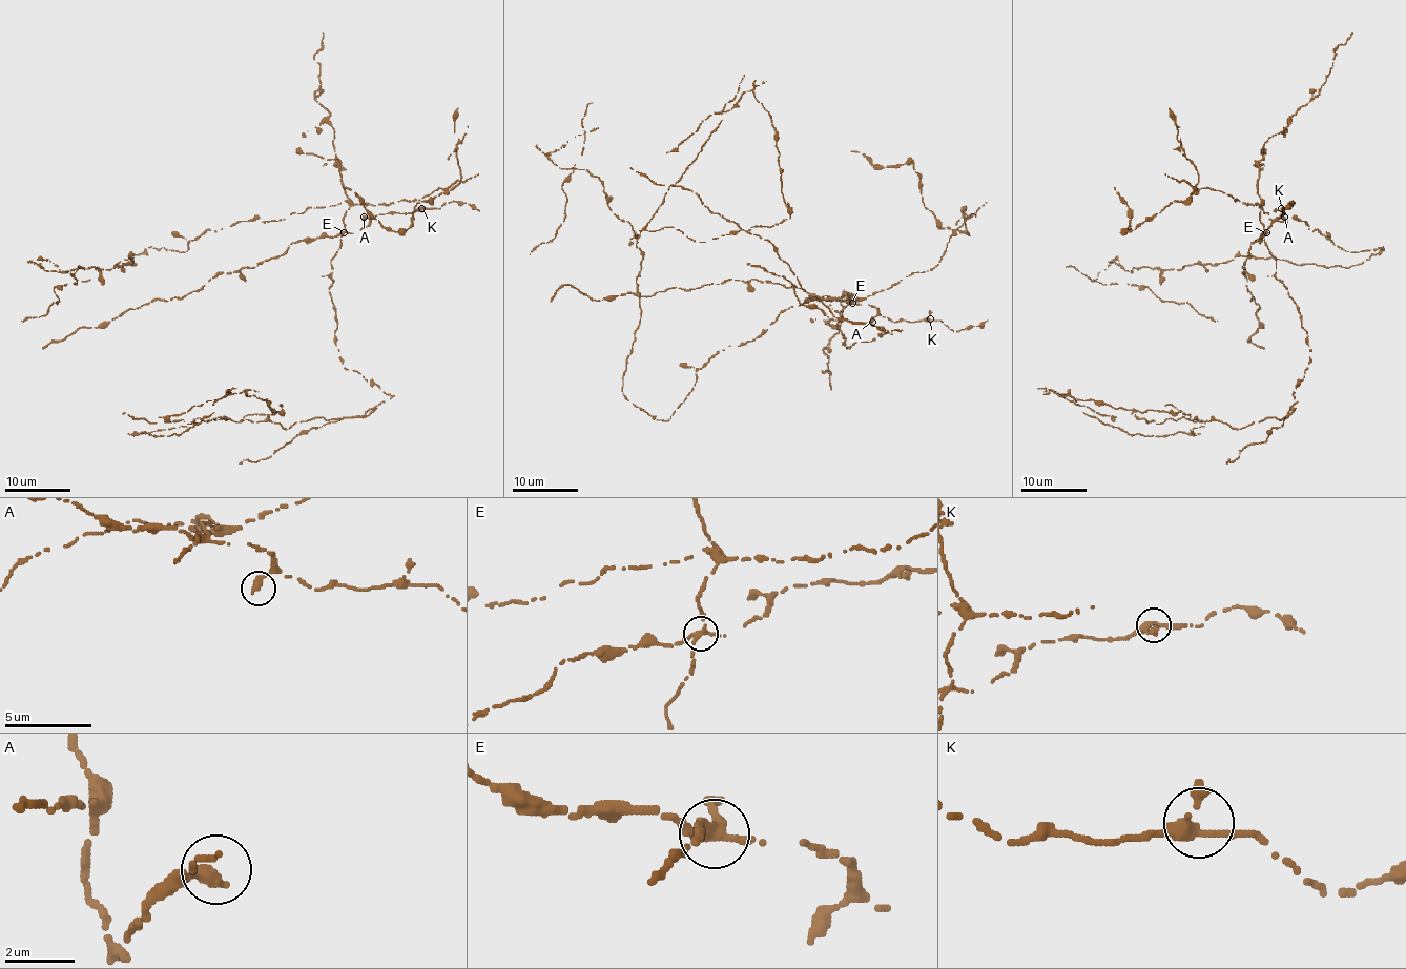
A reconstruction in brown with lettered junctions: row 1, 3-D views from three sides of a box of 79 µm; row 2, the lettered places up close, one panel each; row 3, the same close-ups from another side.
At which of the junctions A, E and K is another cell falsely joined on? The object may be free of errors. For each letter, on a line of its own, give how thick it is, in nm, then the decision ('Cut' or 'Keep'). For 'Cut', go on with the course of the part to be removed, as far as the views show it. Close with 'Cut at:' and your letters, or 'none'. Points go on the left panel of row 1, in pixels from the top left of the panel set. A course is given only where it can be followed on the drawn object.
A: Thickness 400 nm. Keep
E: Thickness 260 nm. Cut. Course of the part to remove: (344, 232), (344, 200), (119, 267), (133, 258), (41, 266), (84, 267)
K: Thickness 260 nm. Keep
Cut at: E

